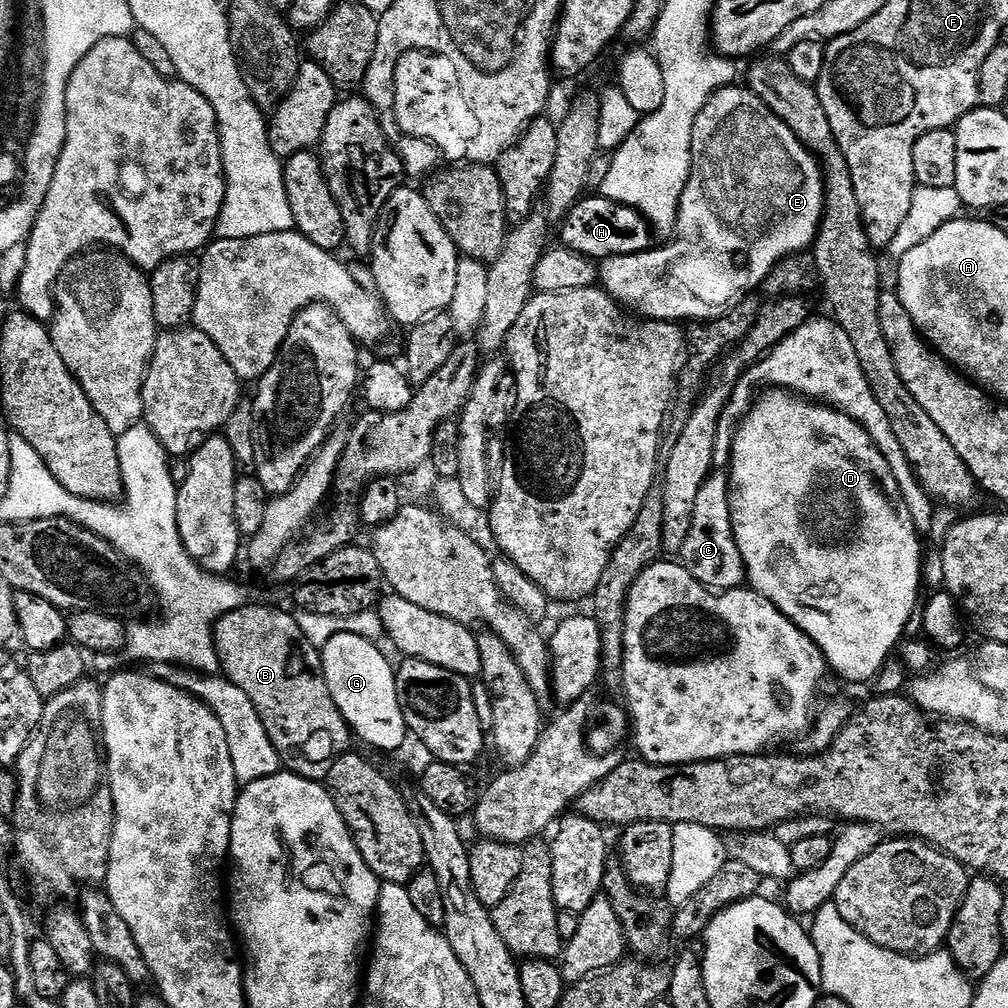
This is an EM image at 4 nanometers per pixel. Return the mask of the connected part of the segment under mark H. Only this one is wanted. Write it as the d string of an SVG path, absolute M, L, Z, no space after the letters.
M603 198L590 200L574 208L563 221L565 224L560 240L567 251L593 262L611 262L623 260L626 256L643 256L653 247L653 229L639 212L622 208Z

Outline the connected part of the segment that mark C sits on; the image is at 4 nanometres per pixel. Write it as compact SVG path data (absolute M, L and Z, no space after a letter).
M710 475L702 490L698 490L698 502L694 502L694 522L690 522L690 535L686 537L686 546L678 556L687 572L706 589L734 592L745 583L742 554L738 550L732 530L727 475Z

